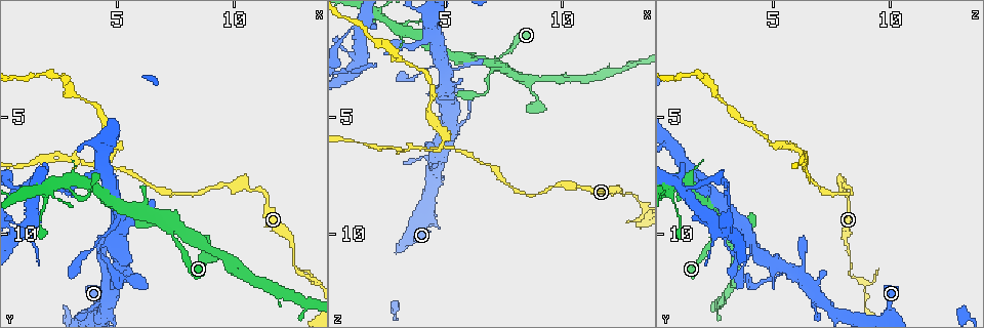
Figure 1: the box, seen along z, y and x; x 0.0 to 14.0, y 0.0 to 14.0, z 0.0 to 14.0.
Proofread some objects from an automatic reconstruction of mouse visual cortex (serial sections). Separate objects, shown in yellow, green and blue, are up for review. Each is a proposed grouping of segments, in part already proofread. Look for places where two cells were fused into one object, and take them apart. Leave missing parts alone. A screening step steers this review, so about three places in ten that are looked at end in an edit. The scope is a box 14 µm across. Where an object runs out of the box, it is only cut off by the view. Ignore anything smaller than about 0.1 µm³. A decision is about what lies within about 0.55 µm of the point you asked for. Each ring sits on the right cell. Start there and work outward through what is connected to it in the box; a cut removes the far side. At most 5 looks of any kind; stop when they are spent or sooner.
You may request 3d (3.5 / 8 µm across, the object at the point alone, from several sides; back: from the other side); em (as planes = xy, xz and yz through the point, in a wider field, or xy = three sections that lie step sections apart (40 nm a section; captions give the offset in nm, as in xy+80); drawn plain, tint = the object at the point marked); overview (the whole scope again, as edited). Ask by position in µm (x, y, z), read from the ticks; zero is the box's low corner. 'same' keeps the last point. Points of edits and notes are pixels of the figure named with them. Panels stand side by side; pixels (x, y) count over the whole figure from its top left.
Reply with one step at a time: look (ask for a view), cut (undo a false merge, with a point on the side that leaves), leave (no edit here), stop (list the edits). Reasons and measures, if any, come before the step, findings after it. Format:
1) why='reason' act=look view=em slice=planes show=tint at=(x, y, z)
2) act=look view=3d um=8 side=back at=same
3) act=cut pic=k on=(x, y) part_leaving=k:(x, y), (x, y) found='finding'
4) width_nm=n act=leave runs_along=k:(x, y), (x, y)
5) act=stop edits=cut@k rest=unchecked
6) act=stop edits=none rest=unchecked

why='branch point' act=look view=3d um=3.5 at=(5.1, 9.2, 3.0)

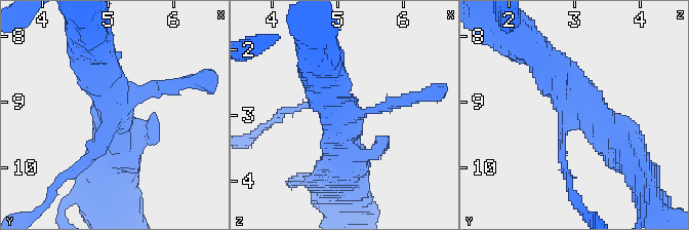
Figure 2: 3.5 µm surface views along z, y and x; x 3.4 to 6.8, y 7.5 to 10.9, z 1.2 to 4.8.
act=leave found='continuous, no second cell'

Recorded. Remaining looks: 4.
act=look view=3d um=8 at=(7.3, 9.7, 2.8)

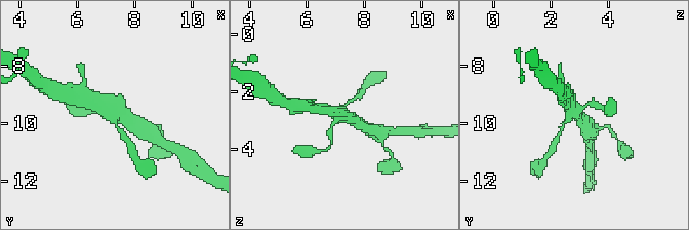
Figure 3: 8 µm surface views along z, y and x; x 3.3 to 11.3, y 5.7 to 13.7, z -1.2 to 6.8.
act=look view=3d um=3.5 at=(7.1, 9.7, 2.8)

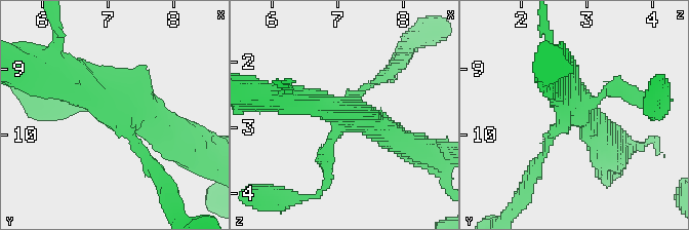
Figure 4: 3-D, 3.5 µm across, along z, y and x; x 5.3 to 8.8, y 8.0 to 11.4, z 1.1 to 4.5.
why='shape alone is not enough' act=look view=em slice=xy step=3 show=tint at=(7.20, 9.65, 2.70)

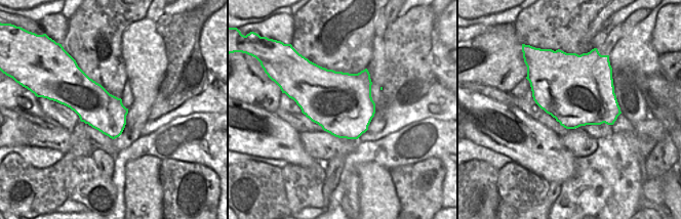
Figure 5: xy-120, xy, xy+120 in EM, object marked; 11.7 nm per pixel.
width_nm=750 act=leave runs_along=4:(148, 163), (107, 100), (63, 81) found='all the same cell'

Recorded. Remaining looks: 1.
act=stop edits=none rest=unchecked

